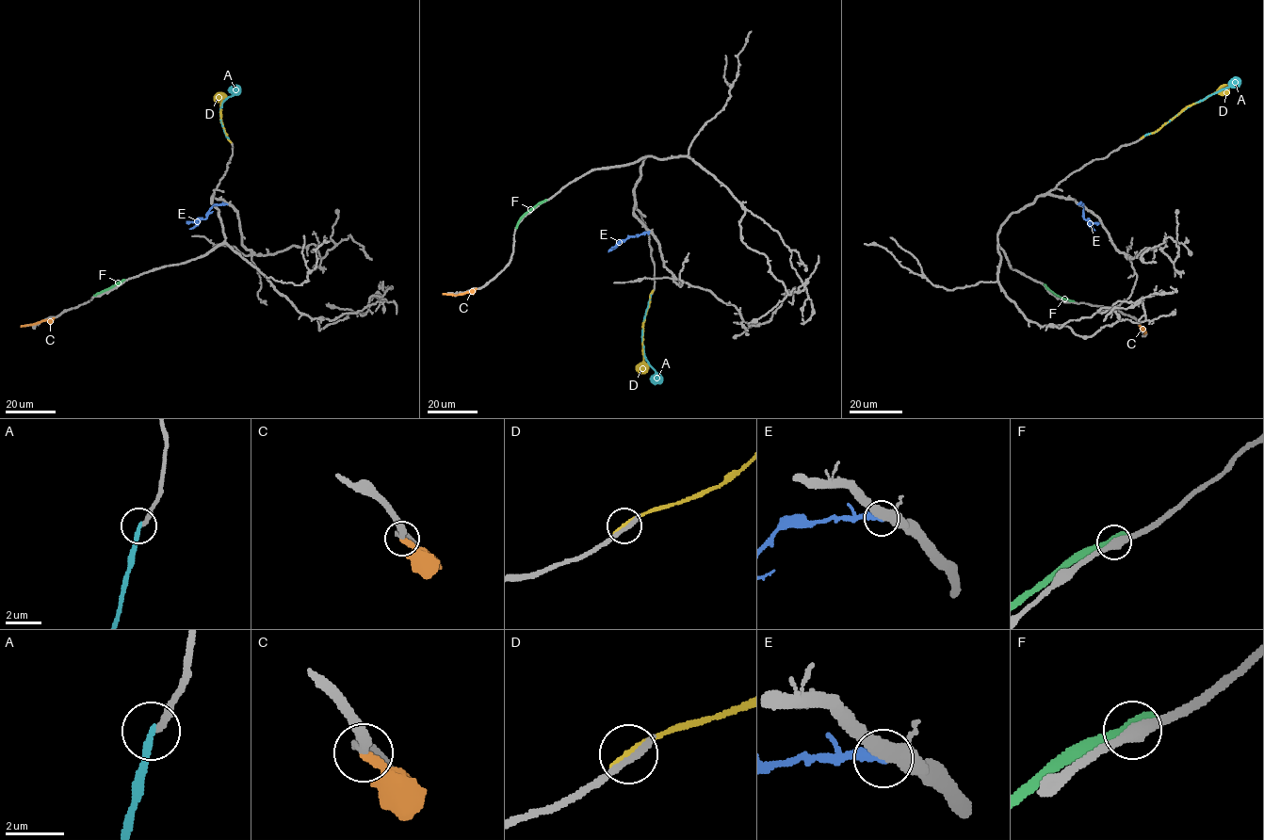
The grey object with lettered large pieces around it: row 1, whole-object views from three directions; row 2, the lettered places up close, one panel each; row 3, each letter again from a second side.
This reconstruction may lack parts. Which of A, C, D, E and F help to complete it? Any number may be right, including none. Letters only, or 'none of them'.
A

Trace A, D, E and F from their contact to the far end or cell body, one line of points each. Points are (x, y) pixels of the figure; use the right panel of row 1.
A: (1144, 136), (1157, 132), (1196, 103), (1233, 87), (1240, 80)
D: (1142, 137), (1158, 130), (1186, 108), (1229, 88)
E: (1077, 204), (1083, 206), (1086, 220), (1099, 223)
F: (1045, 285), (1053, 293), (1074, 301)

